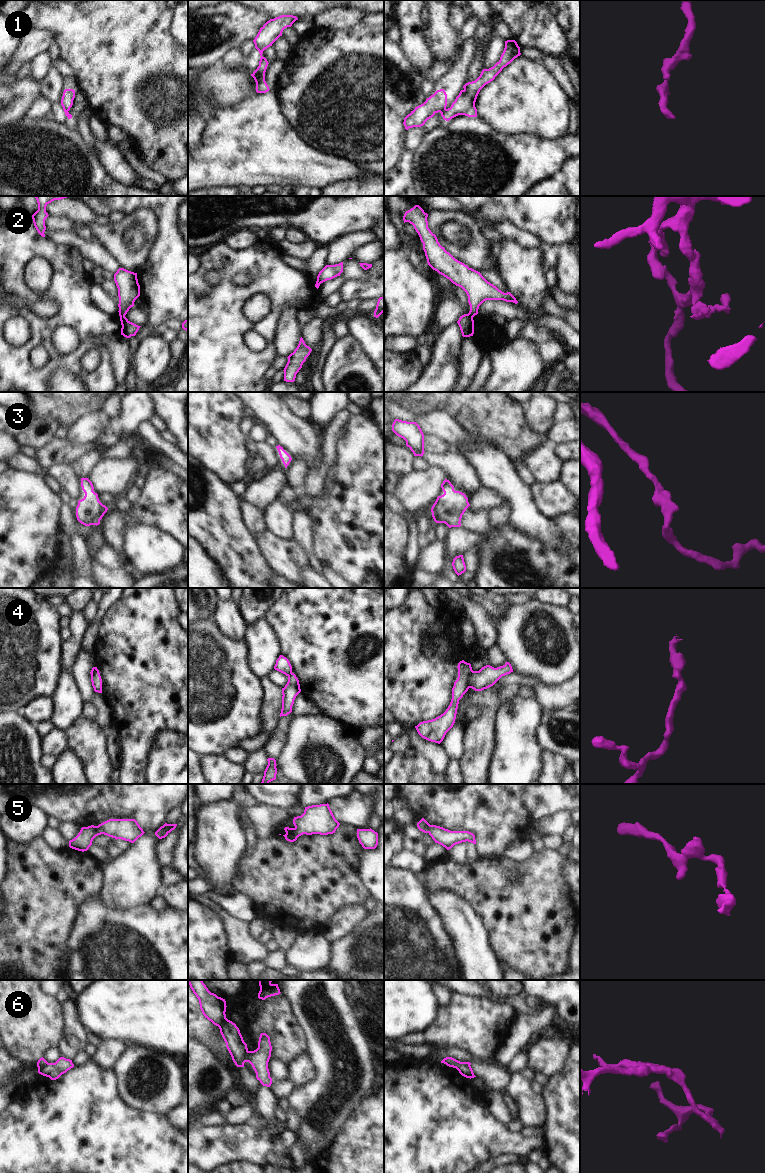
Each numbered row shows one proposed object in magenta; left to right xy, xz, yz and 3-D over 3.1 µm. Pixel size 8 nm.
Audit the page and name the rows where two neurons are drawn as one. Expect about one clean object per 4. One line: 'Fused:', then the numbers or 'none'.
Fused: 1, 2, 4, 6

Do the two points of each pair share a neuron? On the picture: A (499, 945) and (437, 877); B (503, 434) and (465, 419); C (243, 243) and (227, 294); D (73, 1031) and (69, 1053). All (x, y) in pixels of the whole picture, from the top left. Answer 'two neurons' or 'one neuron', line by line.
A: one neuron
B: one neuron
C: two neurons
D: one neuron

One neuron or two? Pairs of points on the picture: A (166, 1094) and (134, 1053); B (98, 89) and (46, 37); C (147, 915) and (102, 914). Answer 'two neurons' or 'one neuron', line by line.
A: one neuron
B: two neurons
C: one neuron

